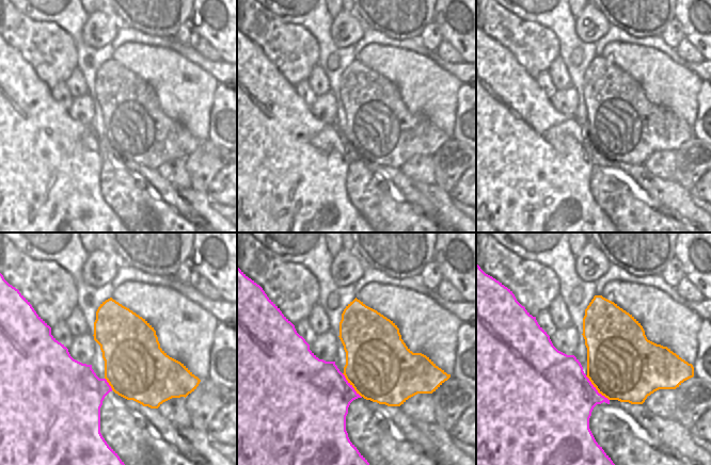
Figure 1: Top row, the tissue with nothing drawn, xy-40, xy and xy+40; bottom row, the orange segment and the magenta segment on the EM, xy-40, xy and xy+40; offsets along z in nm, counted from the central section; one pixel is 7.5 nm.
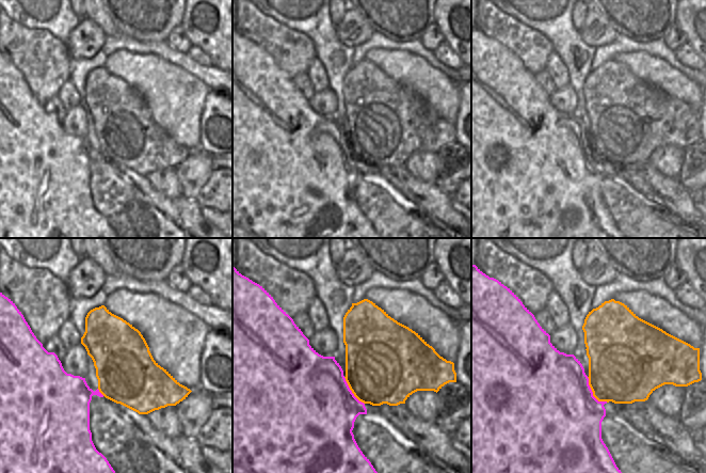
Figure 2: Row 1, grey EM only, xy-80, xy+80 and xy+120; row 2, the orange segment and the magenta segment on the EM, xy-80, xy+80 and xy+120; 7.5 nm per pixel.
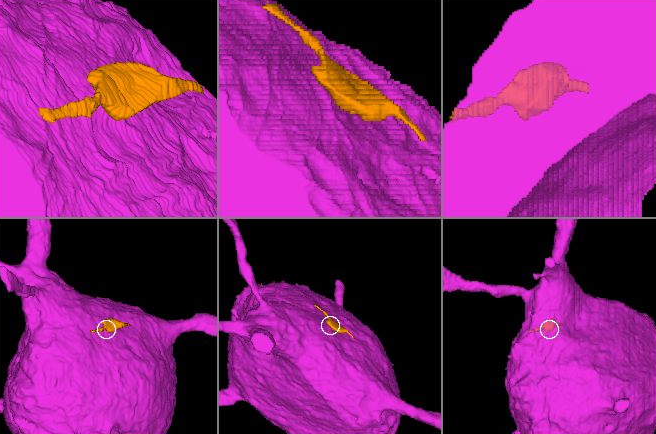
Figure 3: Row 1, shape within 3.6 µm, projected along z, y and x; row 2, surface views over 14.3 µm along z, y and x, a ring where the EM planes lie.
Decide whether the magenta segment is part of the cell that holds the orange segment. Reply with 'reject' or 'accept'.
reject

